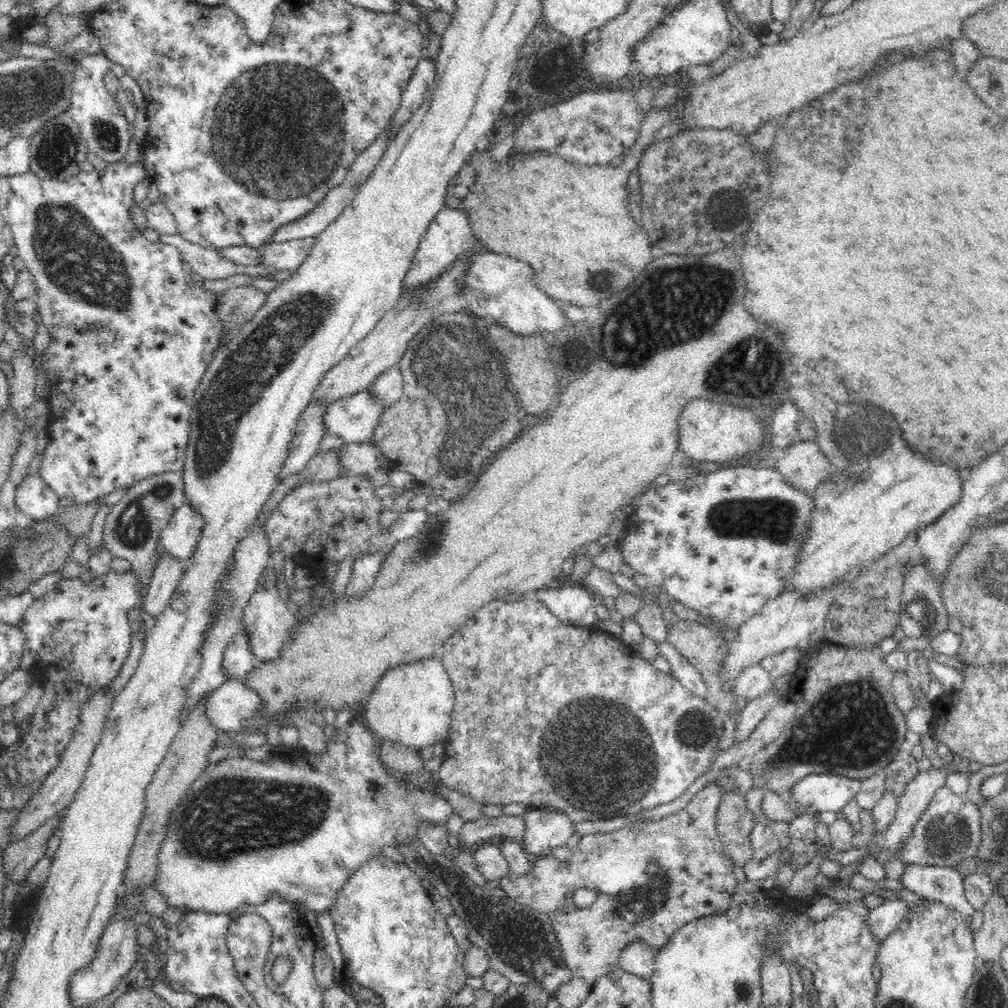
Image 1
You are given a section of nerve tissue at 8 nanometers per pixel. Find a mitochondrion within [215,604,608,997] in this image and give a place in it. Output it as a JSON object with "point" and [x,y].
{"point":[523,946]}

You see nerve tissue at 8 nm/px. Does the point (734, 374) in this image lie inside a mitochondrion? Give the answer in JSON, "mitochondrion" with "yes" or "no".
{"mitochondrion":"yes"}

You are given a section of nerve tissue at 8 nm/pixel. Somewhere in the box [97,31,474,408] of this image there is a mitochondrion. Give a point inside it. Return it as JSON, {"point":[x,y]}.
{"point":[278,135]}

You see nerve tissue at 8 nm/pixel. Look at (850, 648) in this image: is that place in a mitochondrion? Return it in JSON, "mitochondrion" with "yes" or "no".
{"mitochondrion":"no"}

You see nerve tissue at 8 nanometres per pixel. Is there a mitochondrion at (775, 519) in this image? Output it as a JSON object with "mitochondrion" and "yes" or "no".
{"mitochondrion":"yes"}

